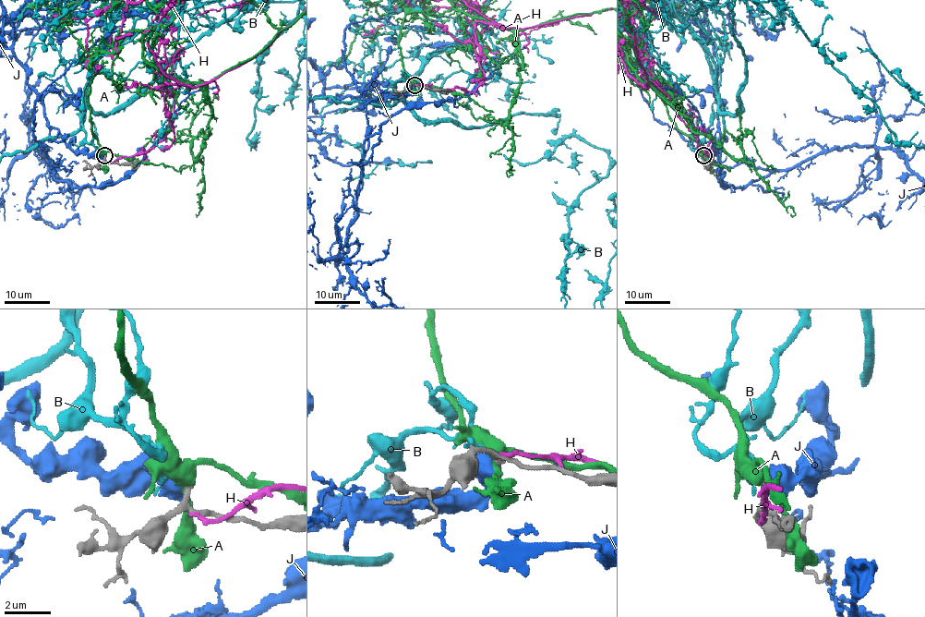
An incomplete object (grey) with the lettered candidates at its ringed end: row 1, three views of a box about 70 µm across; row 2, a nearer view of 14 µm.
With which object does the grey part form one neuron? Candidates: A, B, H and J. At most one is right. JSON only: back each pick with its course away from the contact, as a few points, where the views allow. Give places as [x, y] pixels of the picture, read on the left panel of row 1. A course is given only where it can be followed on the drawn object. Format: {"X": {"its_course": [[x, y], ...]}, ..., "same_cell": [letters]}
{"B": {"its_course": [[105, 155], [86, 141], [65, 77], [54, 23], [65, 9], [111, 18], [77, 130]]}, "same_cell": ["B"]}

